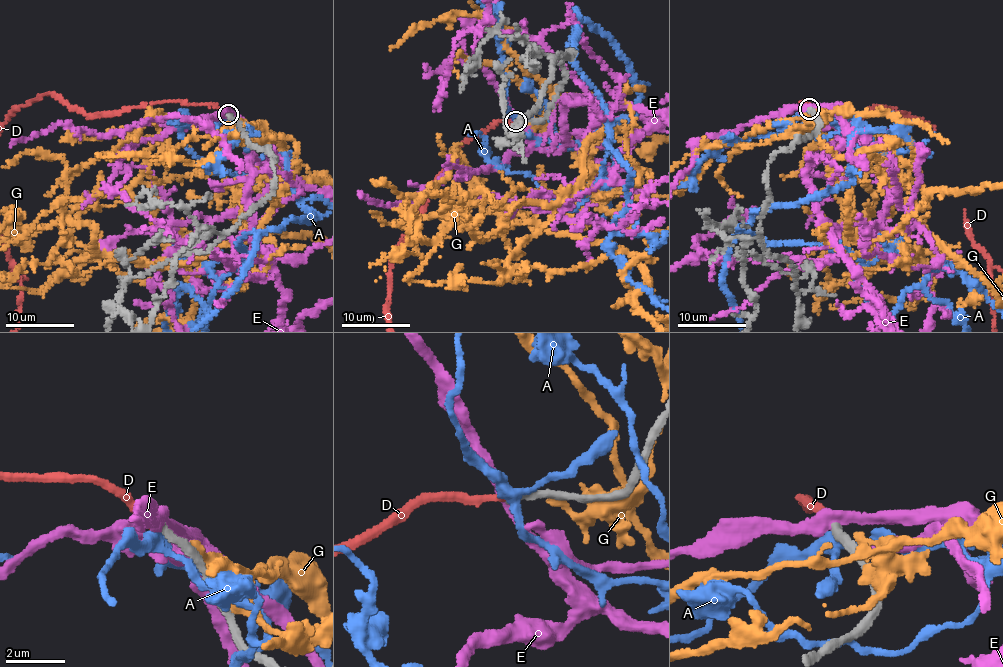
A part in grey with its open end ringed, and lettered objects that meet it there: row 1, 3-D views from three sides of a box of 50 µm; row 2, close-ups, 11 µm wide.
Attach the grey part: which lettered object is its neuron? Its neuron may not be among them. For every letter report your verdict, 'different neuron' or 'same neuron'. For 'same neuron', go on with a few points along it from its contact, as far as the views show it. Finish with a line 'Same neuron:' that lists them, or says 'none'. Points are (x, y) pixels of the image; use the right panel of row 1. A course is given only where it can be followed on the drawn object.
A: different neuron
D: same neuron
E: different neuron
G: different neuron
Same neuron: D

